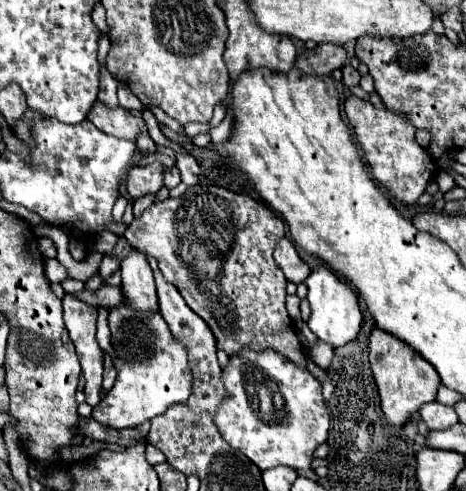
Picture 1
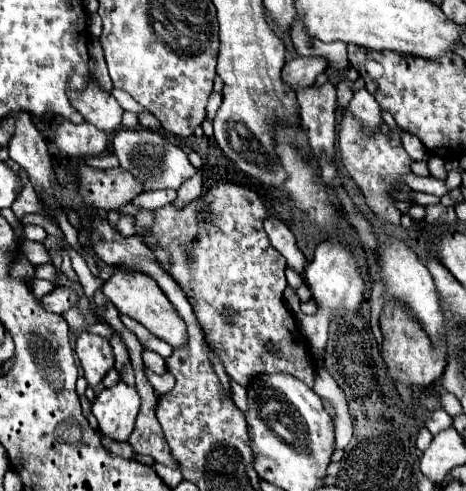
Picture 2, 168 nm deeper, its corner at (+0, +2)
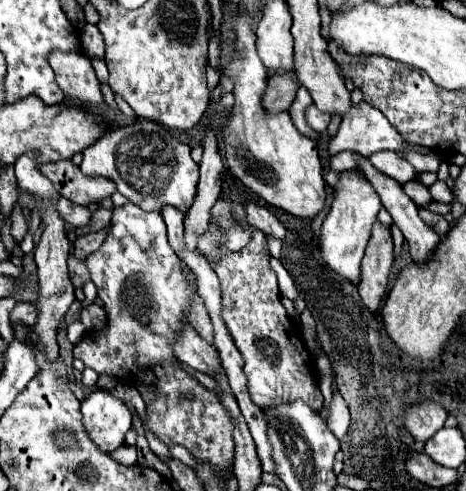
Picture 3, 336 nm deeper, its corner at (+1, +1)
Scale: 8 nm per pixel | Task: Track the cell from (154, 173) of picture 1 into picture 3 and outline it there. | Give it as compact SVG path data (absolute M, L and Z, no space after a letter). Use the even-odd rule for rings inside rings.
M57 161L39 165L39 171L53 183L61 197L69 199L75 205L87 207L89 203L99 203L105 197L111 197L117 189L111 179L105 177L87 177L71 161Z

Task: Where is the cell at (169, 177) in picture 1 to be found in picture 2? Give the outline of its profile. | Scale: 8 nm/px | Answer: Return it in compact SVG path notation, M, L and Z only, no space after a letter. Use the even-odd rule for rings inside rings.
M122 128L122 130L118 130L118 134L112 140L112 150L118 156L120 166L124 170L128 170L130 174L134 174L144 184L144 190L158 190L158 188L178 190L178 186L186 178L190 178L190 174L196 174L196 168L190 164L188 156L180 148L170 144L158 132L152 132L146 128L138 128L138 130Z

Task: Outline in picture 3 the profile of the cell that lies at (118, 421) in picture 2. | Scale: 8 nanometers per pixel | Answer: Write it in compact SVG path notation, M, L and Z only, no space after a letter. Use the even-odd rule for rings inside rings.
M93 391L81 401L83 425L93 443L111 453L123 445L125 433L131 429L131 413L127 405L107 391Z

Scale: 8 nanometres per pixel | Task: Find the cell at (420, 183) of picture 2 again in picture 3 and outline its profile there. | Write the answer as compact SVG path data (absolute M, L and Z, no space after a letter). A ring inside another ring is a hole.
M343 151L330 158L330 168L333 171L348 171L357 168L356 155L351 151Z

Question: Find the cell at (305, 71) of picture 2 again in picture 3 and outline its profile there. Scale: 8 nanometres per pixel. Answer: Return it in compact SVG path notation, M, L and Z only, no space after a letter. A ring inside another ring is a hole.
M271 75L261 97L261 105L265 113L273 115L273 113L287 111L295 99L297 89L299 83L295 75Z

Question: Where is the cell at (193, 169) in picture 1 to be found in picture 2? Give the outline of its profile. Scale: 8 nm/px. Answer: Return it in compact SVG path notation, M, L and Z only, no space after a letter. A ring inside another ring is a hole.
M198 170L192 178L188 178L180 190L178 190L178 198L172 202L174 206L184 206L184 202L192 202L194 198L198 198L198 194L202 192L202 170Z

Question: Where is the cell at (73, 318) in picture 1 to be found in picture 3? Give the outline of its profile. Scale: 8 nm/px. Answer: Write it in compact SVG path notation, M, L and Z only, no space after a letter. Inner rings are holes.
M133 203L115 207L103 245L85 263L103 301L107 329L87 331L83 341L75 345L73 355L98 374L131 373L134 384L152 386L155 399L147 405L145 419L151 433L167 447L183 445L195 459L219 471L233 471L235 441L231 413L223 407L219 395L185 373L173 355L173 343L191 325L187 309L195 295L195 275L173 255L163 217L141 211Z

